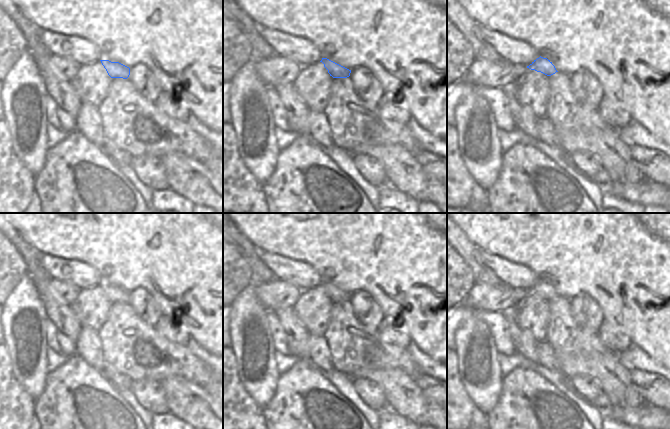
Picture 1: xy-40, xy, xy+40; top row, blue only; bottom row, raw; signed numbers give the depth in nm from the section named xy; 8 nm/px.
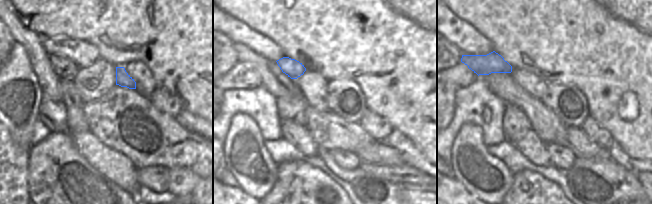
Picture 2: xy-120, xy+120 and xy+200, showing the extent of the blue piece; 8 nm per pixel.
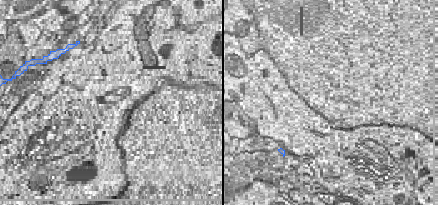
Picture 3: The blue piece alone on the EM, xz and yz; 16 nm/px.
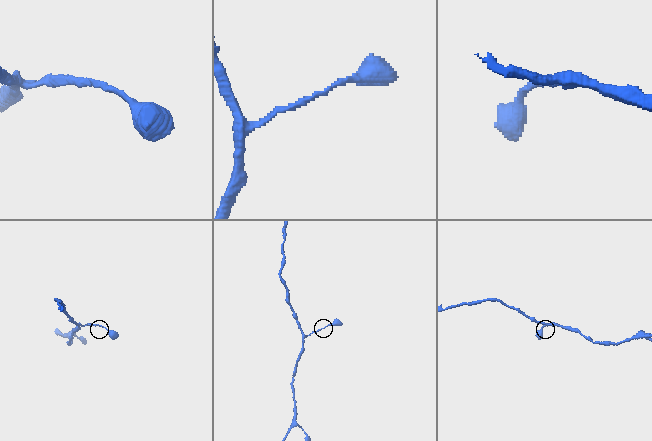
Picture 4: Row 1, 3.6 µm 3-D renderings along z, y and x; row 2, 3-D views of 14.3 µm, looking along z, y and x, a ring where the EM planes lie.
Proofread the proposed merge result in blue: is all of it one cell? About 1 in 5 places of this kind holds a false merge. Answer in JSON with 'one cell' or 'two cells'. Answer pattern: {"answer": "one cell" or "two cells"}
{"answer": "one cell"}

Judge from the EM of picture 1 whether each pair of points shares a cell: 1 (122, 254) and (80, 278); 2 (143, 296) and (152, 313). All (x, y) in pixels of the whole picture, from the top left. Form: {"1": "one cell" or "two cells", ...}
{"1": "two cells", "2": "one cell"}

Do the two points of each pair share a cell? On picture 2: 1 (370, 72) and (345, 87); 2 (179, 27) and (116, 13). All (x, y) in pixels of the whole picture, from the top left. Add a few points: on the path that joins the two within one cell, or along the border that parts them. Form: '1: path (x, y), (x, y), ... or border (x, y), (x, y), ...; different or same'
1: border (332, 79), (352, 79), (359, 86), (366, 102); different
2: path (163, 27), (151, 27), (137, 13), (132, 13); same

